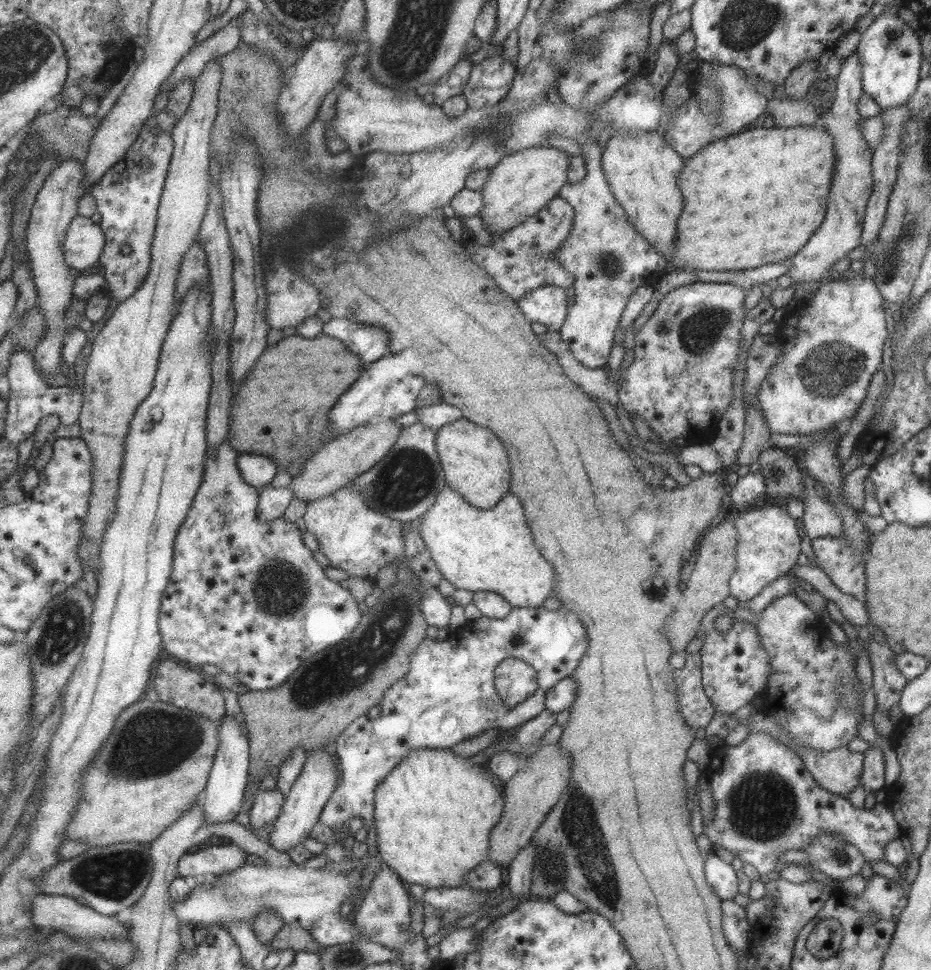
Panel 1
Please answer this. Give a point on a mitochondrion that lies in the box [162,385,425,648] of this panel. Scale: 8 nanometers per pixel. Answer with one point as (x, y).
(280, 589)

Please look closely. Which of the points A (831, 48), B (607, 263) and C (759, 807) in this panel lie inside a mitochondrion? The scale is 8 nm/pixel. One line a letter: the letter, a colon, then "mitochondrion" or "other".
A: other
B: mitochondrion
C: mitochondrion

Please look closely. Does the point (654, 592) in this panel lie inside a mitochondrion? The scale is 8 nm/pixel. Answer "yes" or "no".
no

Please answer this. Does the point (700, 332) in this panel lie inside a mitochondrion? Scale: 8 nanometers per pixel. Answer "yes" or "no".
yes

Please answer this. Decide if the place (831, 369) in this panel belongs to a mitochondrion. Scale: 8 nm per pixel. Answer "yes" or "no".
yes

